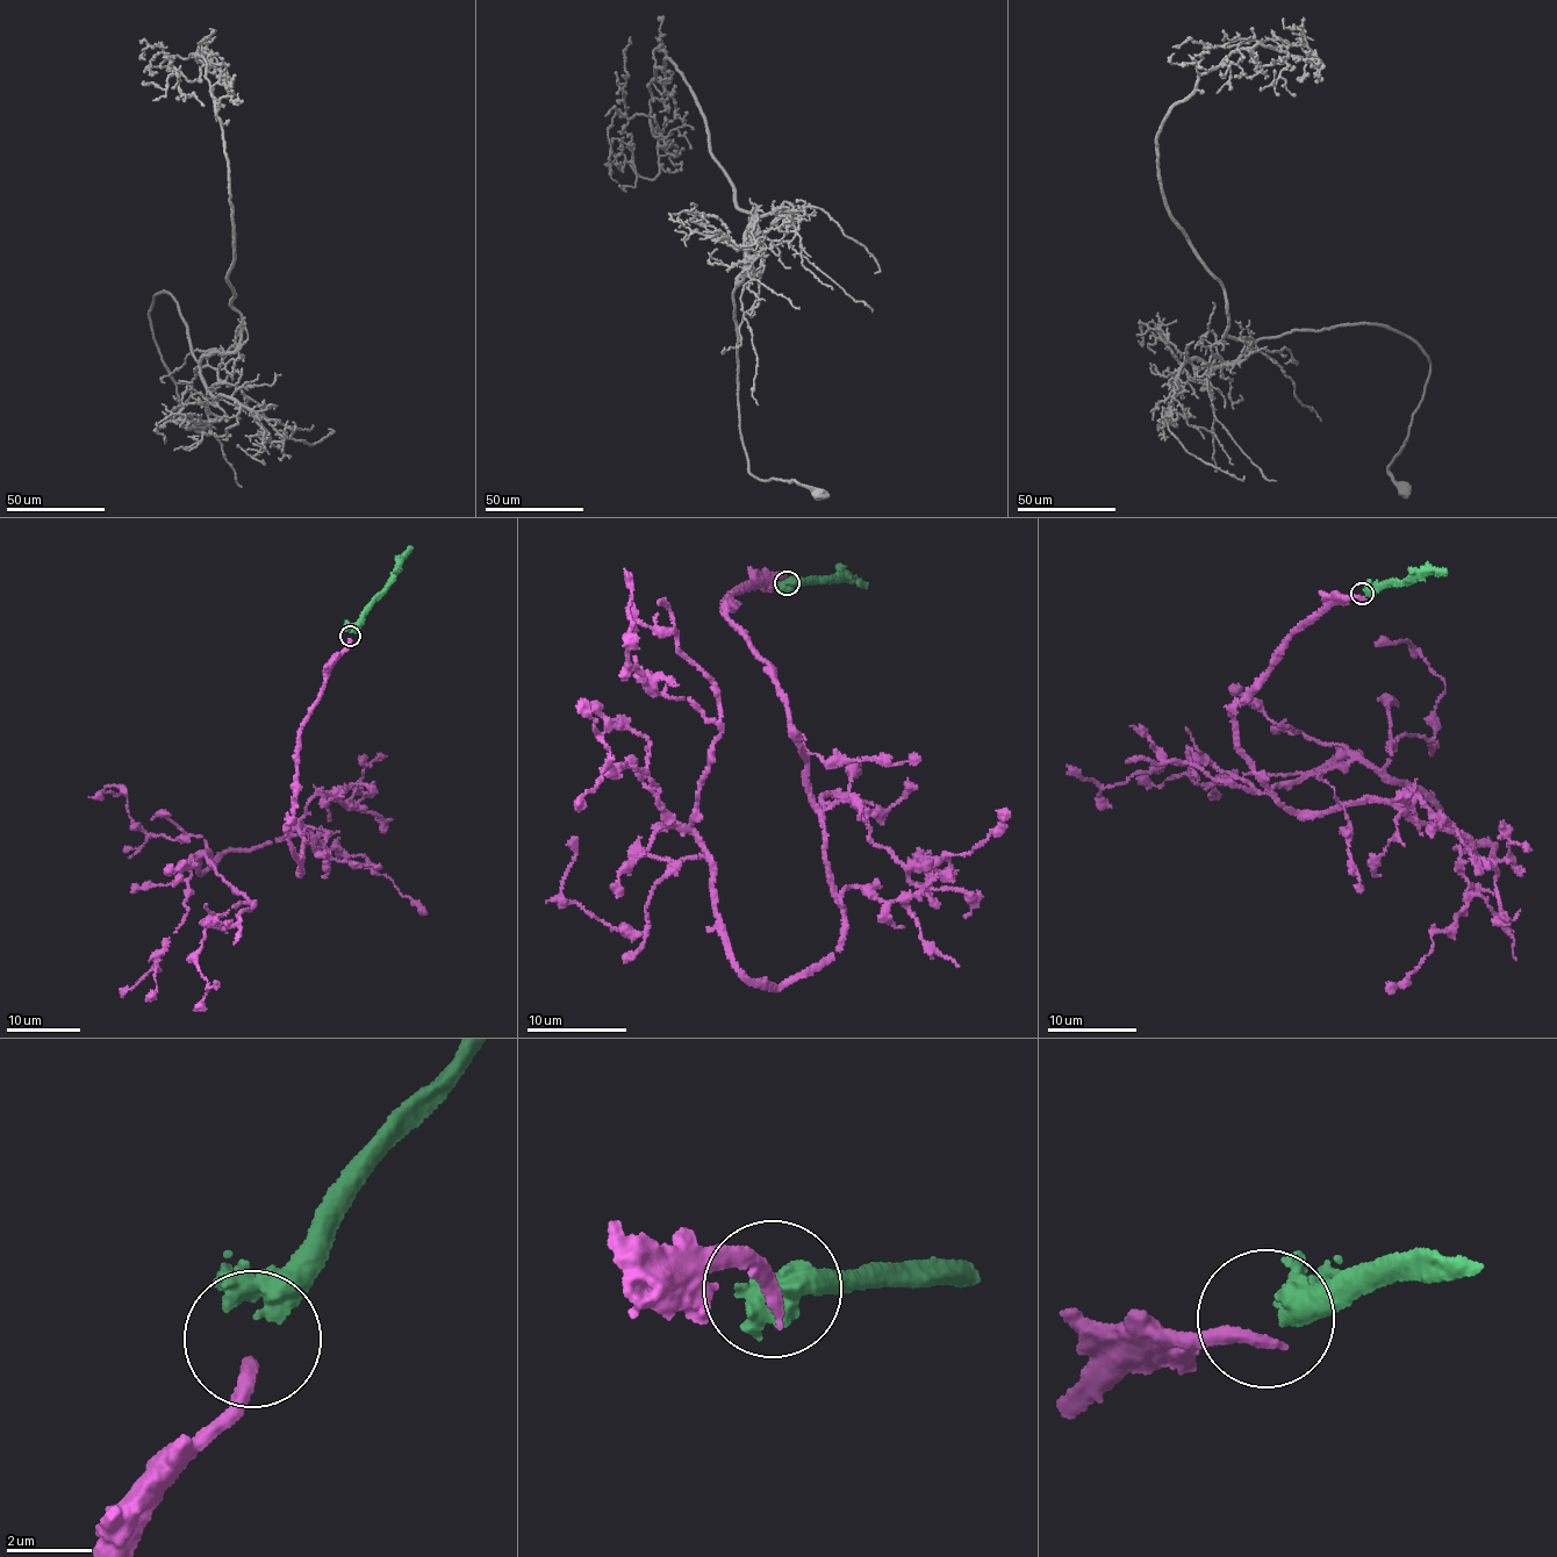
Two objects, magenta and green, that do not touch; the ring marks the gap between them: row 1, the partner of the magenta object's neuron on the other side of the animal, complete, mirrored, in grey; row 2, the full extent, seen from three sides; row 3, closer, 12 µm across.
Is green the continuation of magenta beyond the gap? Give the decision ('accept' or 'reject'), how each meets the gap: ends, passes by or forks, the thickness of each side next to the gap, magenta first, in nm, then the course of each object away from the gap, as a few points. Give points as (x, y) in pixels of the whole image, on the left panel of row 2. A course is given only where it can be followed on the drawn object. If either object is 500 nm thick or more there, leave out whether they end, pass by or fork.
reject | magenta ends | green passes by | 400/280 nm | magenta via (351, 639), (300, 736), (300, 873), (299, 824), (202, 854), (248, 901), (205, 932), (216, 982) | green via (350, 632), (359, 630), (413, 547)

